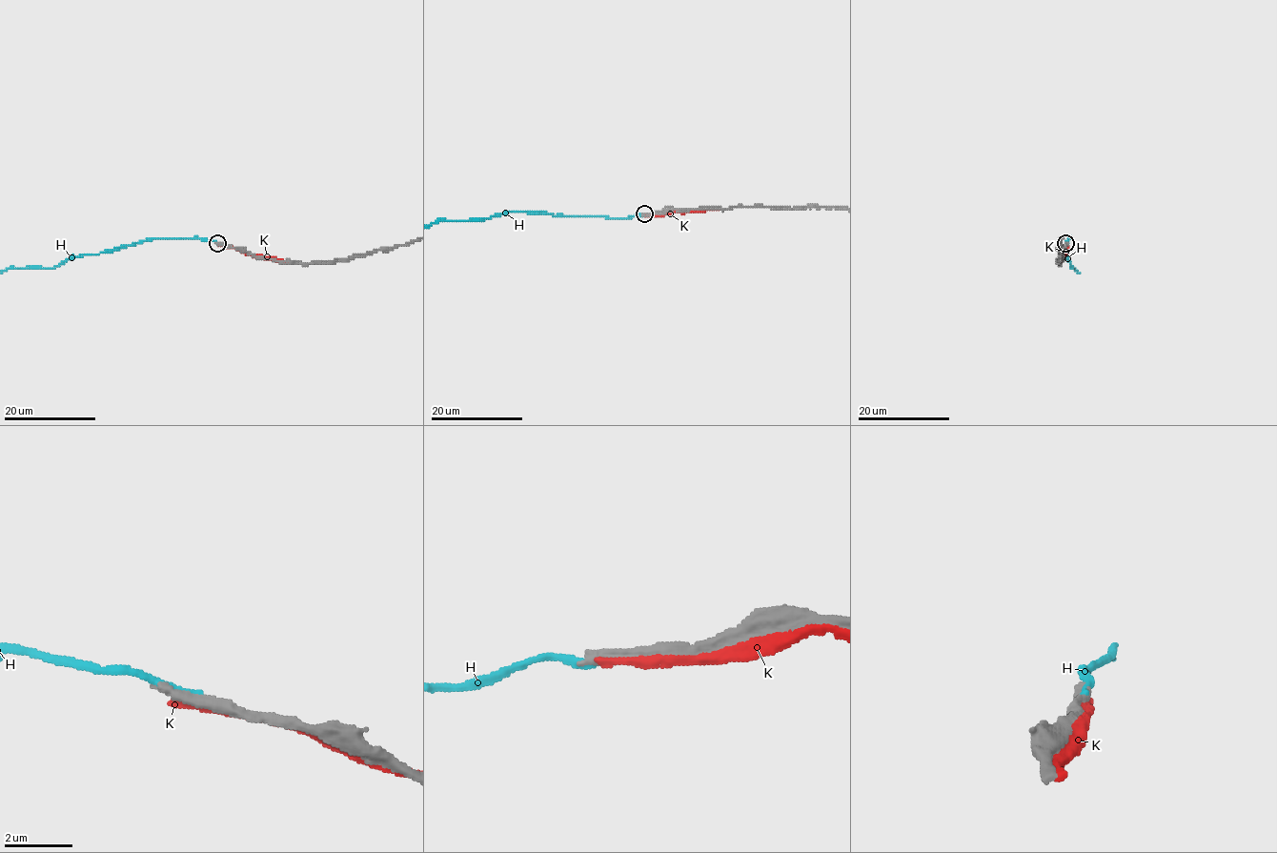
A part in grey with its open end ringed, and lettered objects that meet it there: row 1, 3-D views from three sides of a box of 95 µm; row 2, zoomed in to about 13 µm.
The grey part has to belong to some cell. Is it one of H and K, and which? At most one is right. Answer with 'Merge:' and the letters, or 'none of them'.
Merge: none of them

